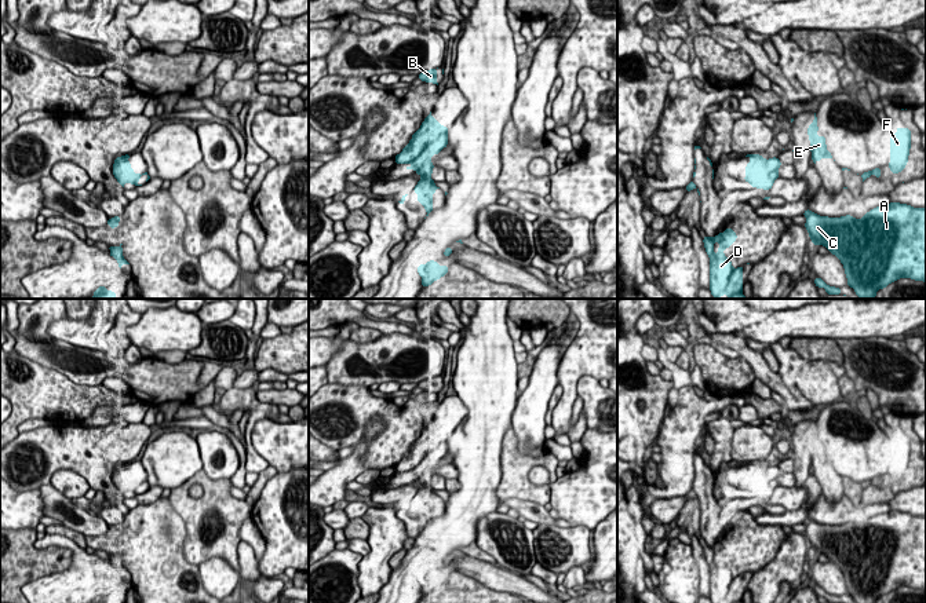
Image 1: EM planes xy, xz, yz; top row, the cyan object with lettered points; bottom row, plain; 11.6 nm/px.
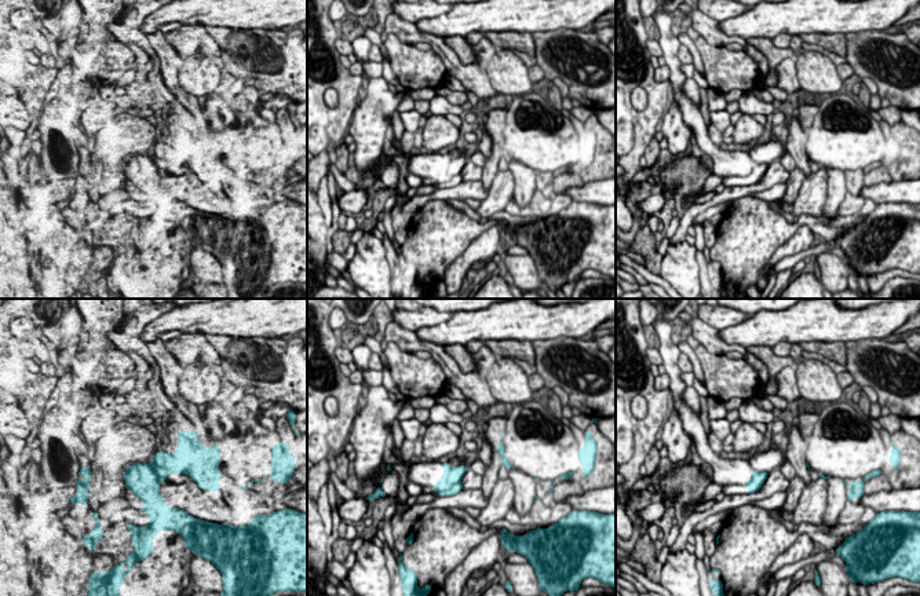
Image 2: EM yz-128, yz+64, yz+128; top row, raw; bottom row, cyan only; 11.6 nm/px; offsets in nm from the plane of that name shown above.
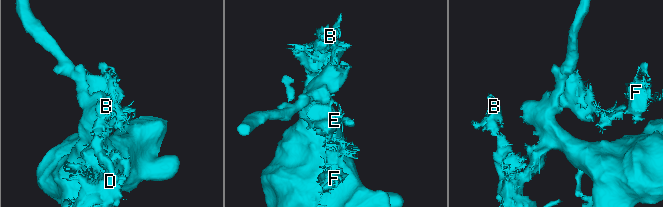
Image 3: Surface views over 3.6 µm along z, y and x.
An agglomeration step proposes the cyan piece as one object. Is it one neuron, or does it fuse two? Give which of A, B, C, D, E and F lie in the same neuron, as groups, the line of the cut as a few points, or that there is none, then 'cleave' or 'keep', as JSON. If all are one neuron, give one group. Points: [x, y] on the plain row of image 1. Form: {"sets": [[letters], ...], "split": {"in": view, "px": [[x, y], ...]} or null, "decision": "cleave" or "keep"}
{"sets": [["A", "B", "C", "D", "E", "F"]], "split": null, "decision": "keep"}

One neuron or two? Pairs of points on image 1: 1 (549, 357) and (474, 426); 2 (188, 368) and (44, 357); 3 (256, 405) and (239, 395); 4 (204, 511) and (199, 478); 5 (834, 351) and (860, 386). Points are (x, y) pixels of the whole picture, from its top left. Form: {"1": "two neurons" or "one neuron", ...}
{"1": "two neurons", "2": "one neuron", "3": "one neuron", "4": "one neuron", "5": "two neurons"}

